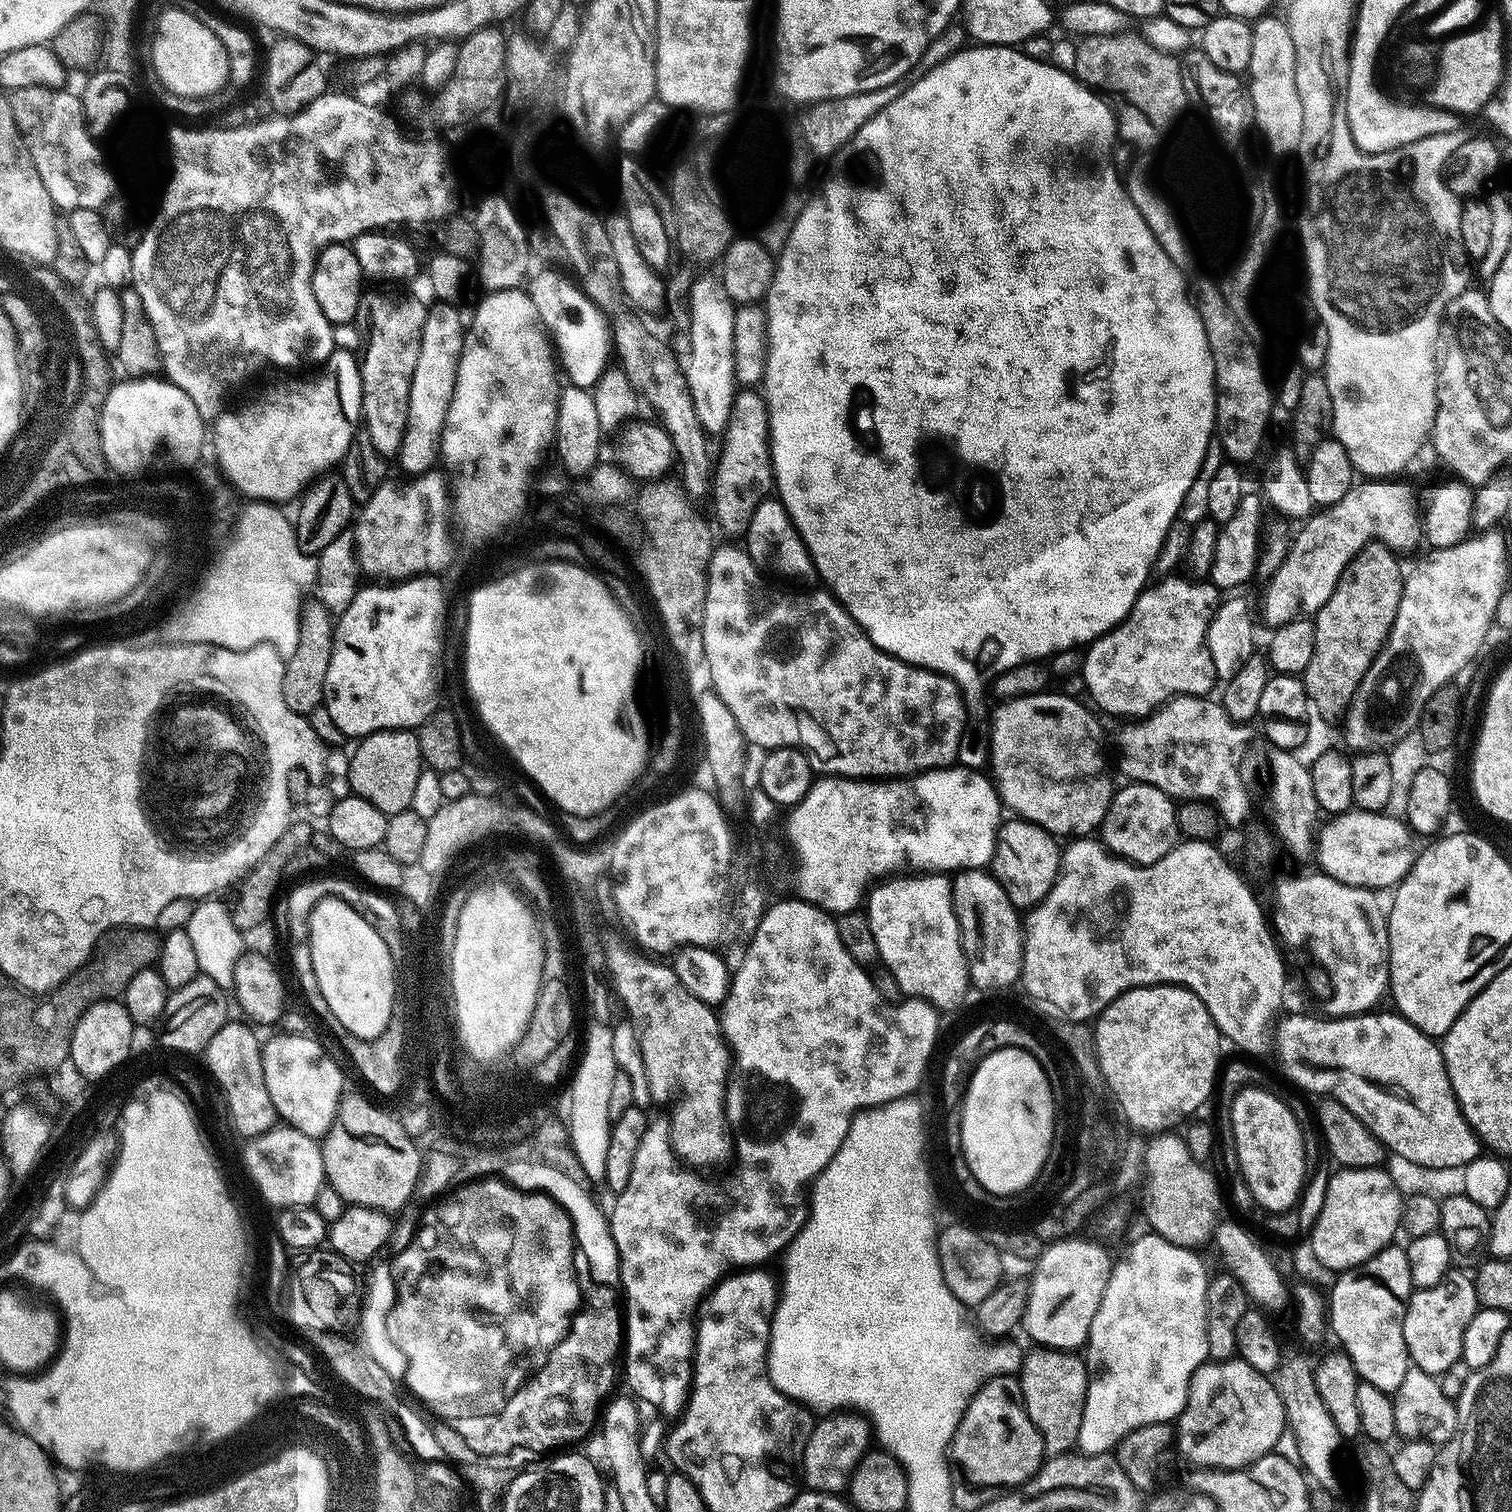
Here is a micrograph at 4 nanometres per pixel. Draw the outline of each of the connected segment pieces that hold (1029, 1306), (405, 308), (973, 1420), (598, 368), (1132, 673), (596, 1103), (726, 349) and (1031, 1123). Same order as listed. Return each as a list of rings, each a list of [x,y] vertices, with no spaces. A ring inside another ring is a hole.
[[[1061,1244],[1060,1247],[1053,1248],[1048,1252],[1048,1255],[1044,1257],[1043,1263],[1039,1263],[1034,1266],[1034,1274],[1032,1276],[1032,1289],[1029,1290],[1028,1296],[1026,1296],[1026,1306],[1024,1310],[1024,1319],[1022,1321],[1023,1331],[1028,1331],[1028,1336],[1037,1345],[1046,1348],[1062,1348],[1065,1350],[1080,1350],[1088,1343],[1088,1335],[1090,1334],[1090,1322],[1094,1322],[1094,1314],[1098,1314],[1098,1306],[1102,1302],[1102,1294],[1106,1294],[1106,1282],[1110,1282],[1110,1274],[1112,1273],[1112,1266],[1114,1260],[1111,1255],[1108,1255],[1105,1251],[1101,1251],[1099,1248],[1093,1248],[1089,1244]]]
[[[365,291],[362,316],[368,319],[368,345],[359,357],[362,382],[362,428],[374,442],[374,450],[385,458],[395,457],[404,447],[404,431],[408,425],[410,386],[414,366],[418,366],[418,350],[422,350],[422,326],[428,308],[412,296],[383,296]]]
[[[1009,1374],[987,1380],[976,1391],[958,1422],[950,1456],[957,1469],[966,1466],[974,1478],[980,1470],[1004,1470],[1004,1462],[1034,1462],[1034,1448],[1044,1448],[1043,1435],[1026,1414],[1019,1379]]]
[[[543,270],[526,284],[528,297],[538,306],[538,314],[545,326],[551,329],[550,339],[558,353],[558,364],[563,375],[568,375],[567,383],[577,388],[592,390],[603,374],[610,359],[610,333],[600,312],[592,306],[585,312],[575,312],[572,308],[564,308],[561,312],[552,312],[552,276]]]
[[[1160,578],[1157,584],[1149,583],[1124,621],[1087,645],[1082,669],[1083,680],[1087,695],[1092,695],[1091,703],[1101,713],[1104,711],[1112,716],[1143,718],[1155,712],[1160,705],[1168,703],[1173,696],[1207,697],[1211,693],[1208,691],[1217,687],[1214,662],[1210,662],[1210,650],[1206,646],[1206,634],[1208,623],[1214,618],[1222,599],[1221,589],[1215,588],[1210,582],[1193,582],[1188,578],[1172,579],[1176,578]]]
[[[592,1022],[592,1025],[588,1028],[588,1033],[582,1036],[582,1051],[579,1053],[578,1062],[580,1058],[580,1065],[576,1068],[576,1073],[571,1073],[570,1083],[574,1086],[573,1096],[571,1100],[567,1102],[567,1131],[570,1145],[572,1147],[572,1152],[577,1156],[578,1161],[582,1164],[582,1169],[585,1171],[585,1178],[589,1185],[598,1184],[598,1186],[604,1184],[604,1175],[606,1174],[606,1150],[610,1150],[610,1134],[612,1133],[612,1122],[610,1118],[610,1089],[612,1083],[614,1083],[614,1074],[616,1073],[617,1066],[614,1062],[614,1038],[612,1037],[612,1028],[609,1027],[607,1023]]]
[[[715,271],[694,278],[687,295],[689,328],[686,337],[690,340],[690,363],[684,371],[688,390],[691,392],[697,419],[709,435],[723,433],[728,425],[736,393],[734,374],[733,328],[736,306],[732,303],[725,287]]]
[[[997,1048],[975,1065],[963,1095],[961,1151],[972,1172],[972,1179],[986,1191],[998,1196],[1012,1196],[1021,1193],[1036,1180],[1043,1168],[1044,1148],[1051,1148],[1048,1141],[1055,1129],[1052,1087],[1038,1060],[1021,1048]]]

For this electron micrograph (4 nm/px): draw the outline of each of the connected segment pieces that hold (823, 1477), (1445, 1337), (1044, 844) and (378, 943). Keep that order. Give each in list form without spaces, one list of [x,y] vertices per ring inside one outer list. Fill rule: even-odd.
[[[841,1410],[835,1414],[817,1419],[812,1426],[812,1433],[804,1447],[804,1456],[800,1460],[802,1480],[813,1492],[830,1492],[840,1494],[847,1489],[852,1471],[869,1451],[874,1433],[865,1417]],[[824,1419],[824,1420],[820,1420]],[[869,1440],[869,1444],[868,1444]]]
[[[1448,1271],[1438,1286],[1415,1289],[1406,1306],[1404,1337],[1408,1359],[1418,1370],[1426,1370],[1426,1374],[1437,1378],[1461,1363],[1462,1338],[1478,1307],[1475,1279],[1469,1273],[1467,1276],[1456,1271]]]
[[[1008,818],[1001,823],[996,834],[996,845],[990,871],[992,876],[1006,890],[1010,902],[1018,910],[1033,908],[1054,886],[1056,877],[1060,875],[1060,857],[1062,848],[1057,837],[1042,826],[1032,824],[1029,820]]]
[[[327,896],[325,900],[317,900],[311,905],[306,916],[308,937],[306,943],[312,961],[316,985],[334,1018],[350,1030],[359,1040],[376,1040],[382,1034],[382,1022],[388,1016],[388,999],[390,999],[390,984],[394,984],[395,966],[392,965],[390,950],[375,932],[374,926],[364,917],[363,911],[349,906],[346,902]]]

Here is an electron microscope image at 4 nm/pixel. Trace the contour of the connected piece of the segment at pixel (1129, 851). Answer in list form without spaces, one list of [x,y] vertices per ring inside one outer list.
[[[1135,782],[1125,785],[1113,791],[1112,801],[1098,829],[1099,839],[1113,856],[1121,856],[1131,864],[1153,864],[1158,858],[1166,858],[1182,839],[1177,801],[1158,790],[1158,786]]]

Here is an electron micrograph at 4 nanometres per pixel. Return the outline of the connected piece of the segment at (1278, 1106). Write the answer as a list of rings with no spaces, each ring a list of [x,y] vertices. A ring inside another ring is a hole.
[[[1259,1086],[1242,1089],[1230,1101],[1229,1108],[1232,1109],[1227,1109],[1226,1115],[1232,1120],[1234,1126],[1234,1142],[1240,1163],[1239,1175],[1249,1187],[1255,1203],[1260,1208],[1264,1207],[1264,1212],[1268,1214],[1295,1209],[1296,1199],[1304,1188],[1304,1171],[1308,1168],[1307,1162],[1304,1161],[1304,1132],[1300,1129],[1299,1118],[1292,1113],[1291,1106],[1282,1097],[1275,1096],[1274,1093],[1267,1092]]]

